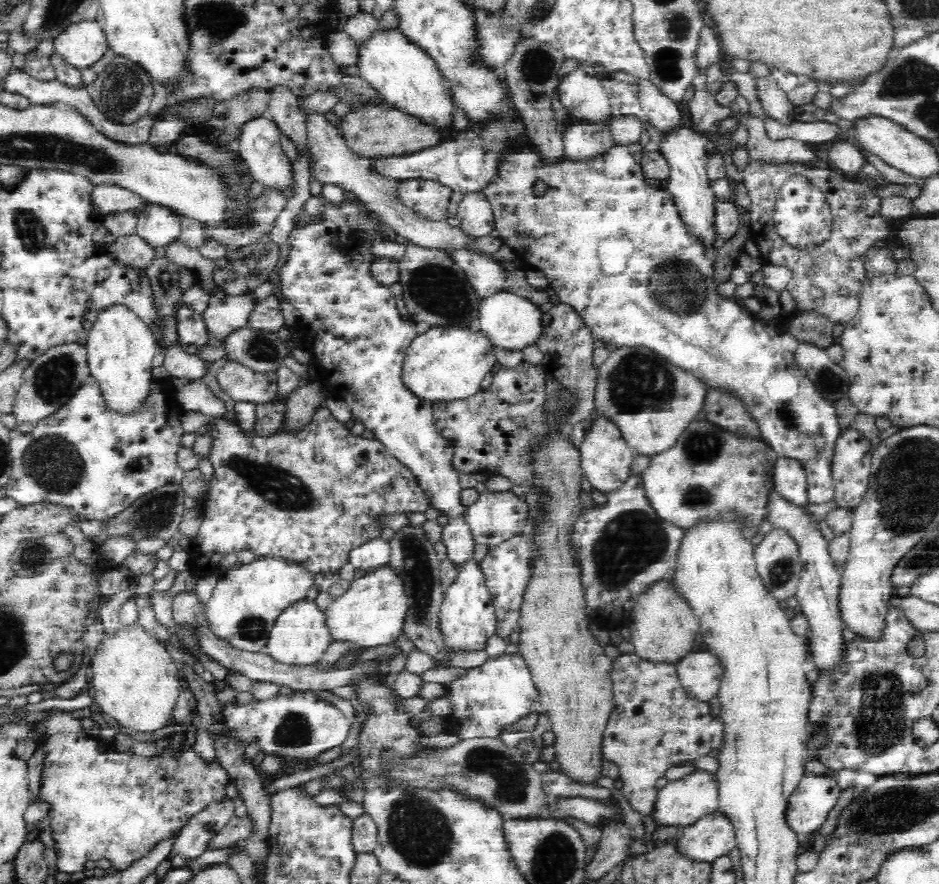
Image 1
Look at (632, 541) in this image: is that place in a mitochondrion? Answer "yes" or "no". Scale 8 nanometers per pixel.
yes

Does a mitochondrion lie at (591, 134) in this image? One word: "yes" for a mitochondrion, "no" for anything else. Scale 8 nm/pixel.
yes

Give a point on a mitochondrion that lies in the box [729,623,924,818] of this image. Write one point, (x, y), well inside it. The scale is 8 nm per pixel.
(888, 727)

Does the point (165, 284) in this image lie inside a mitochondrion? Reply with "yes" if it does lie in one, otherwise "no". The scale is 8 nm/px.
yes

